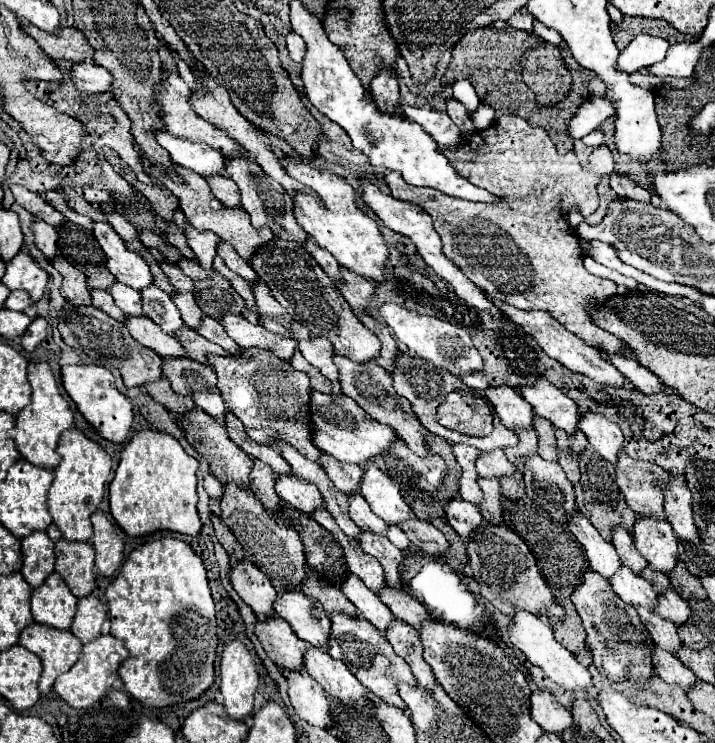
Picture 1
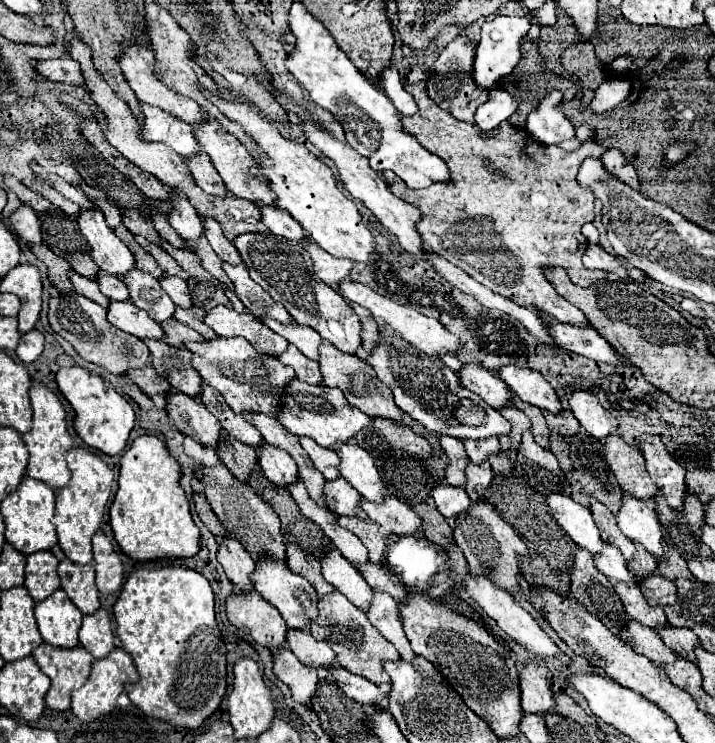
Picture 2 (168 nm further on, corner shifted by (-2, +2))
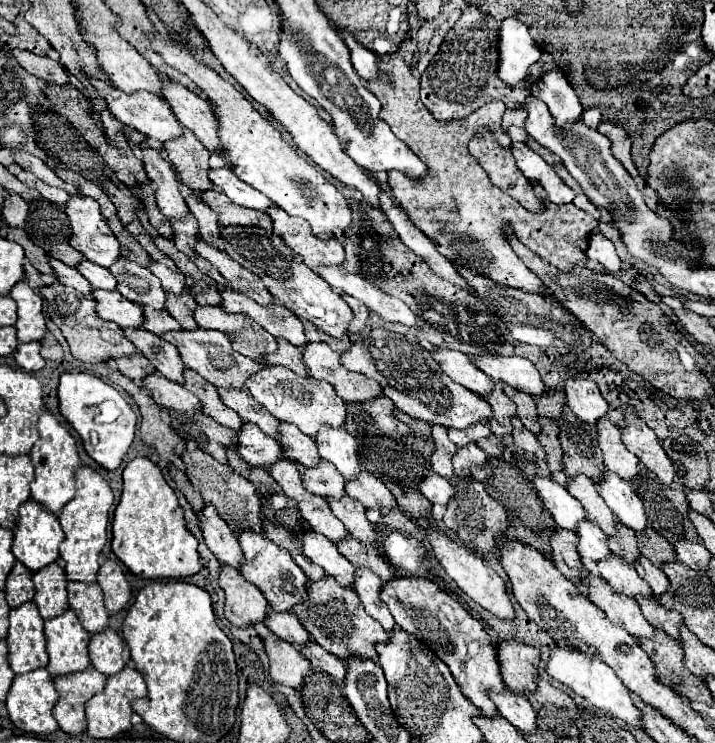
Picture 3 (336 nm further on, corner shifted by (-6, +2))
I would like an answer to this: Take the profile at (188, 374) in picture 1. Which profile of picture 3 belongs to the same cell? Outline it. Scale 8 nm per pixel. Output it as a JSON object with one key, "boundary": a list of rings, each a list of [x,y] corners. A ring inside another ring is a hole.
{"boundary":[[[124,328],[124,336],[134,342],[136,350],[142,352],[160,374],[164,374],[172,382],[182,384],[184,364],[174,344],[168,344],[160,336],[150,334],[142,328]]]}

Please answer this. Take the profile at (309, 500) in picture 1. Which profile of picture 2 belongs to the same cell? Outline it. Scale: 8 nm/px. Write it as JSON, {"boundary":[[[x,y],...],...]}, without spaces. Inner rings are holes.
{"boundary":[[[262,446],[262,450],[258,452],[258,460],[260,460],[260,470],[264,472],[264,476],[274,482],[276,486],[288,488],[290,484],[300,480],[298,474],[298,466],[292,460],[292,456],[280,448],[274,446]]]}

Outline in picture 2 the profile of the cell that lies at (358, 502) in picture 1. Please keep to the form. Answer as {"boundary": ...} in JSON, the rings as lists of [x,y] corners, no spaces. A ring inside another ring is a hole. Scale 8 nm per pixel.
{"boundary":[[[344,478],[326,482],[324,492],[326,492],[326,498],[328,498],[328,508],[332,512],[336,512],[338,516],[348,516],[348,518],[364,516],[362,508],[360,508],[362,496],[356,490],[352,490],[352,486]]]}

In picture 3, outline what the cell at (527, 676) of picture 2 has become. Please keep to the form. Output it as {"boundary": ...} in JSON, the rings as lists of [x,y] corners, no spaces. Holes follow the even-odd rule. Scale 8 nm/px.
{"boundary":[[[516,638],[500,640],[496,650],[504,684],[514,692],[532,692],[536,666],[540,662],[540,650],[536,646],[526,646]]]}

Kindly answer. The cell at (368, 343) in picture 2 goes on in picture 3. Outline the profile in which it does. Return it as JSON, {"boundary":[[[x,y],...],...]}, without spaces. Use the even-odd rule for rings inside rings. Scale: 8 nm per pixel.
{"boundary":[[[340,294],[340,296],[342,296],[342,300],[346,300],[346,304],[348,304],[348,306],[352,308],[352,312],[354,312],[354,318],[352,318],[352,322],[348,324],[348,332],[352,332],[352,334],[362,332],[364,326],[366,326],[366,320],[368,320],[368,308],[366,308],[360,300],[356,300],[356,298],[348,296],[348,294]]]}

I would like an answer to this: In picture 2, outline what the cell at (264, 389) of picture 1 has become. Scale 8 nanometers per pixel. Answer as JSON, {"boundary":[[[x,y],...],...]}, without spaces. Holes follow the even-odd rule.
{"boundary":[[[216,338],[206,342],[186,342],[186,348],[194,354],[192,364],[200,372],[206,384],[216,388],[234,414],[246,416],[252,412],[278,418],[284,390],[296,378],[290,366],[282,366],[276,356],[258,354],[244,338]]]}

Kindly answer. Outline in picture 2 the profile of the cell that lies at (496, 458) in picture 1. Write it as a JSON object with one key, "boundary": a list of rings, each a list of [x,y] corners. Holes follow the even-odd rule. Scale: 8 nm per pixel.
{"boundary":[[[486,438],[486,440],[464,440],[464,448],[474,464],[480,464],[488,460],[490,456],[500,452],[498,438]]]}

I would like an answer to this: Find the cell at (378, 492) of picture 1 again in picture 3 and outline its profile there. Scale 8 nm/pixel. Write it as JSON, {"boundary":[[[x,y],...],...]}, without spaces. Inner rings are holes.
{"boundary":[[[324,424],[314,436],[314,442],[318,446],[318,454],[332,462],[346,480],[354,478],[362,470],[358,460],[358,442],[346,432],[346,428],[332,428]]]}

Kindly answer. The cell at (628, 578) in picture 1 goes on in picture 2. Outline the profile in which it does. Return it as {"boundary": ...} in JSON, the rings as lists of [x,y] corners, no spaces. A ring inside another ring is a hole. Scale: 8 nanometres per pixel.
{"boundary":[[[606,544],[602,554],[594,556],[594,564],[596,568],[608,576],[612,582],[626,582],[626,584],[636,584],[636,578],[630,574],[630,570],[626,568],[626,560],[620,554],[620,550],[616,546]]]}

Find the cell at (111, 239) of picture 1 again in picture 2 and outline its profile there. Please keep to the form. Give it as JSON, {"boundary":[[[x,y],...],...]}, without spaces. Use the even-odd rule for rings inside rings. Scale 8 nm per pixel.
{"boundary":[[[82,210],[78,214],[78,226],[84,238],[90,244],[90,254],[94,262],[100,266],[100,270],[114,274],[122,278],[122,274],[136,268],[134,254],[128,250],[128,246],[108,228],[104,214],[94,210]]]}

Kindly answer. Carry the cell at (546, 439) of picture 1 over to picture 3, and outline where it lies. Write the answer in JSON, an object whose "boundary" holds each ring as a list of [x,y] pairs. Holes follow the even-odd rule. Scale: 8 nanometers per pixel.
{"boundary":[[[502,384],[504,386],[504,392],[506,396],[516,404],[516,414],[520,418],[520,422],[534,434],[540,432],[540,426],[538,426],[538,414],[536,414],[536,404],[534,404],[534,398],[530,394],[524,394],[524,392],[518,392],[514,390],[512,386],[508,384]]]}

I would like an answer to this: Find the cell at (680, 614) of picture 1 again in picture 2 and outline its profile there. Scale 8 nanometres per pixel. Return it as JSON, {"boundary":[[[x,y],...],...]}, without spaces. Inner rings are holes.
{"boundary":[[[652,574],[640,582],[640,590],[650,606],[668,606],[678,600],[676,584],[660,574]]]}

